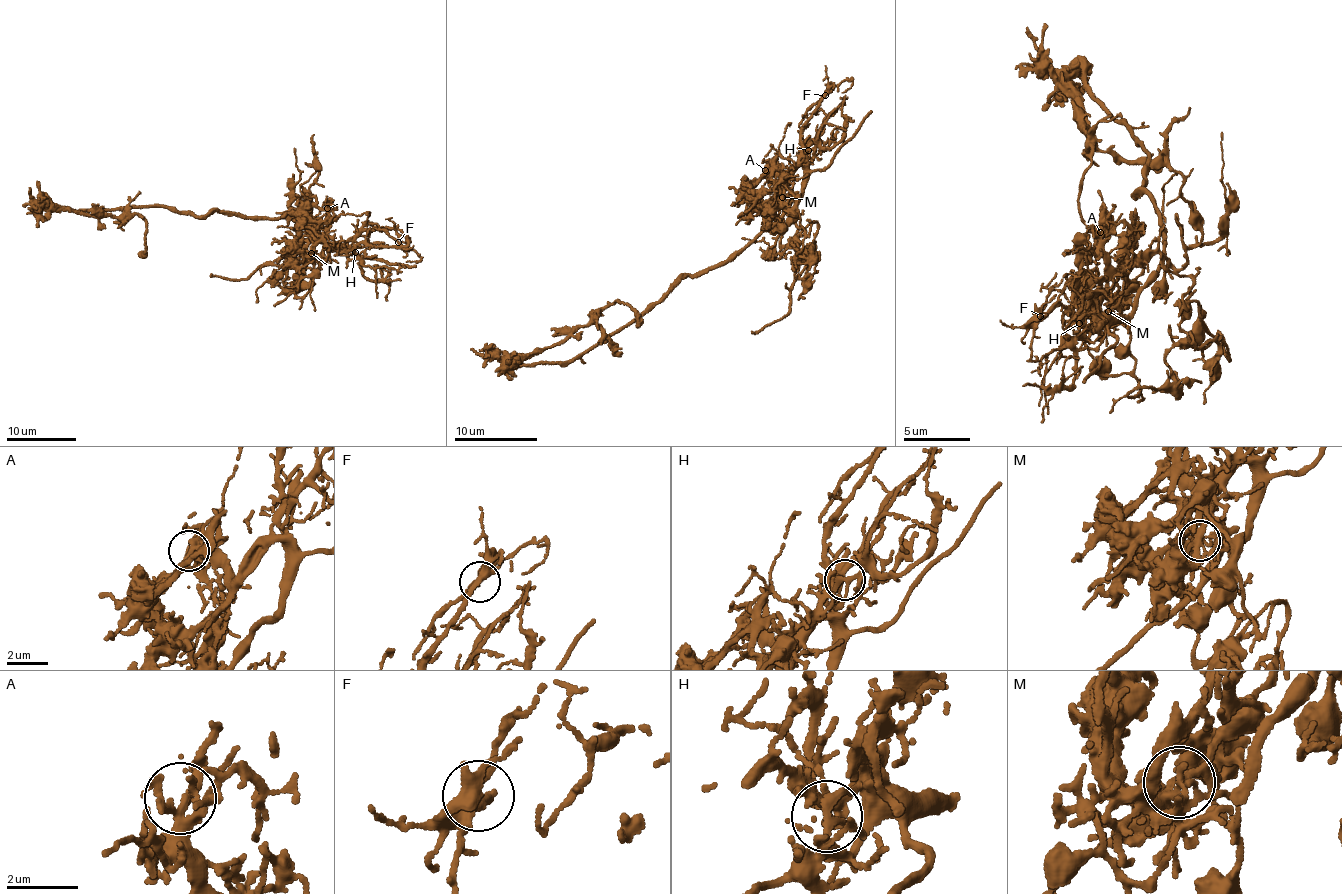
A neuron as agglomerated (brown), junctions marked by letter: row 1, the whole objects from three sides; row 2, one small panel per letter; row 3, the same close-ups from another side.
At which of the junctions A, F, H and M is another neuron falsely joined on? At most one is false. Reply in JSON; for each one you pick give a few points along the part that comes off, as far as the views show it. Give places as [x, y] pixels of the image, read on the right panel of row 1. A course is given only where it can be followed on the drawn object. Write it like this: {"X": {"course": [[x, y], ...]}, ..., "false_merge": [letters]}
{"M": {"course": [[1108, 311], [1130, 396], [1173, 385], [1201, 236], [1167, 129], [1191, 106]]}, "false_merge": ["M"]}

